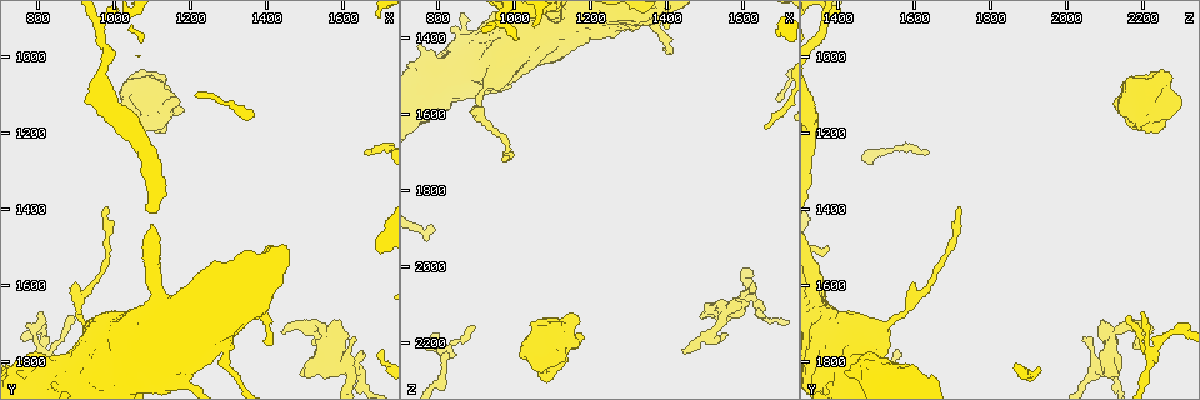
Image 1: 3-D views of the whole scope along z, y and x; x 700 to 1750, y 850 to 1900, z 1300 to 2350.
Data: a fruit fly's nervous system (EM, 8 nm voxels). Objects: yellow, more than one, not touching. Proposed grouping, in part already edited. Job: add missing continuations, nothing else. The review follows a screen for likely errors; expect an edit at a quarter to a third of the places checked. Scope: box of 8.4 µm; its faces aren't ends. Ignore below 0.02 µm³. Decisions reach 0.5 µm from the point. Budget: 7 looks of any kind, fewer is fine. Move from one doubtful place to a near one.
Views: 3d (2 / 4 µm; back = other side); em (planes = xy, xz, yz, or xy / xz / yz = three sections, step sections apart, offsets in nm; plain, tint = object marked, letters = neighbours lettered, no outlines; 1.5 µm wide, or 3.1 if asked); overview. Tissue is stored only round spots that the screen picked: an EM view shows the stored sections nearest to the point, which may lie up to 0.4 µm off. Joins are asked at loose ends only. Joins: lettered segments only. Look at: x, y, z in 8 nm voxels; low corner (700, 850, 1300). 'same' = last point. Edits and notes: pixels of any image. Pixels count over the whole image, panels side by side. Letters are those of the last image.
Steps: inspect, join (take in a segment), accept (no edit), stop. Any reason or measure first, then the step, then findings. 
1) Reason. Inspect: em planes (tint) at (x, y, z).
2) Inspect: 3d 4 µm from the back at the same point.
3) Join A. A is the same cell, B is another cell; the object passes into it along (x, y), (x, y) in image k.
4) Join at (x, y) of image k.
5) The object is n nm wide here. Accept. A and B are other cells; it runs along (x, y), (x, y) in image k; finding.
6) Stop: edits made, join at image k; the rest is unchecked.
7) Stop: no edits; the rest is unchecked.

Thin end. Inspect: em xy step 4 (plain) at (1435, 1725, 2225).

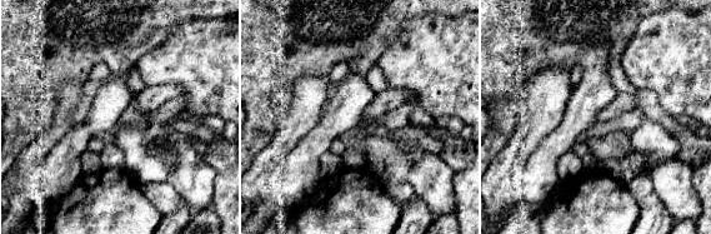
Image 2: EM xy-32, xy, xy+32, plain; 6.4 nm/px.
See the neighbours. Inspect: em xy step 4 (letters) at the same point.

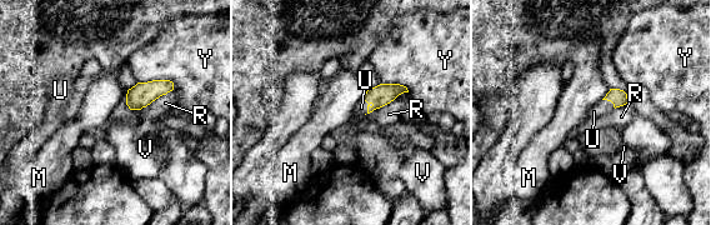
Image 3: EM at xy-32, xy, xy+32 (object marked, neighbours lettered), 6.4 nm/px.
Join at (361, 108) of image 3. U is the same cell, M, R, V and Y are other cells; the object passes into it along (382, 94), (367, 106), (361, 108) in image 3; the neuron continues.

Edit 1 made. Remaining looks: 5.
Tapers out. Inspect: em yz step 4 (letters) at (805, 1680, 2200).

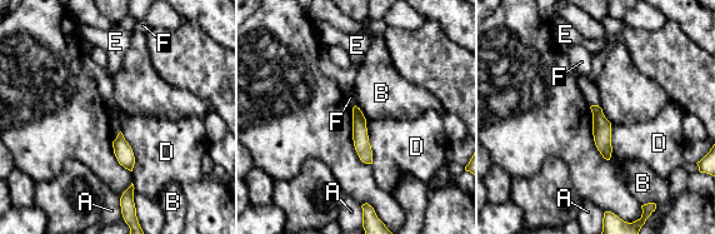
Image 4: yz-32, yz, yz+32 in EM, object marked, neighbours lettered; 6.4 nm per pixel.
Inspect: em xz step 8 (letters) at the same point.

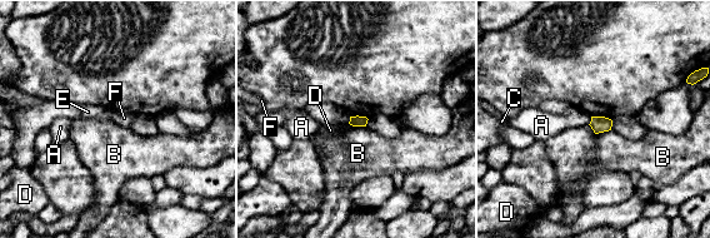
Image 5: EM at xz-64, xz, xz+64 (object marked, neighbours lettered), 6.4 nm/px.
Accept. A, B, C, D, E and F are other cells; no lettered segment goes on from it.

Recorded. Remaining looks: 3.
Stop: edits made, join at image 3; the rest is unchecked.

